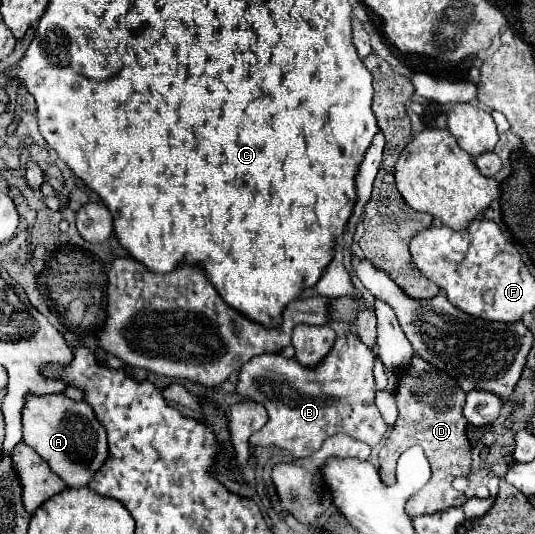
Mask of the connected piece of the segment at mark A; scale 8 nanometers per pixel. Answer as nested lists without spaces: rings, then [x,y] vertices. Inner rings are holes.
[[[27,394],[23,412],[23,442],[31,446],[69,488],[83,488],[107,460],[107,436],[87,402],[73,402],[63,394]]]

